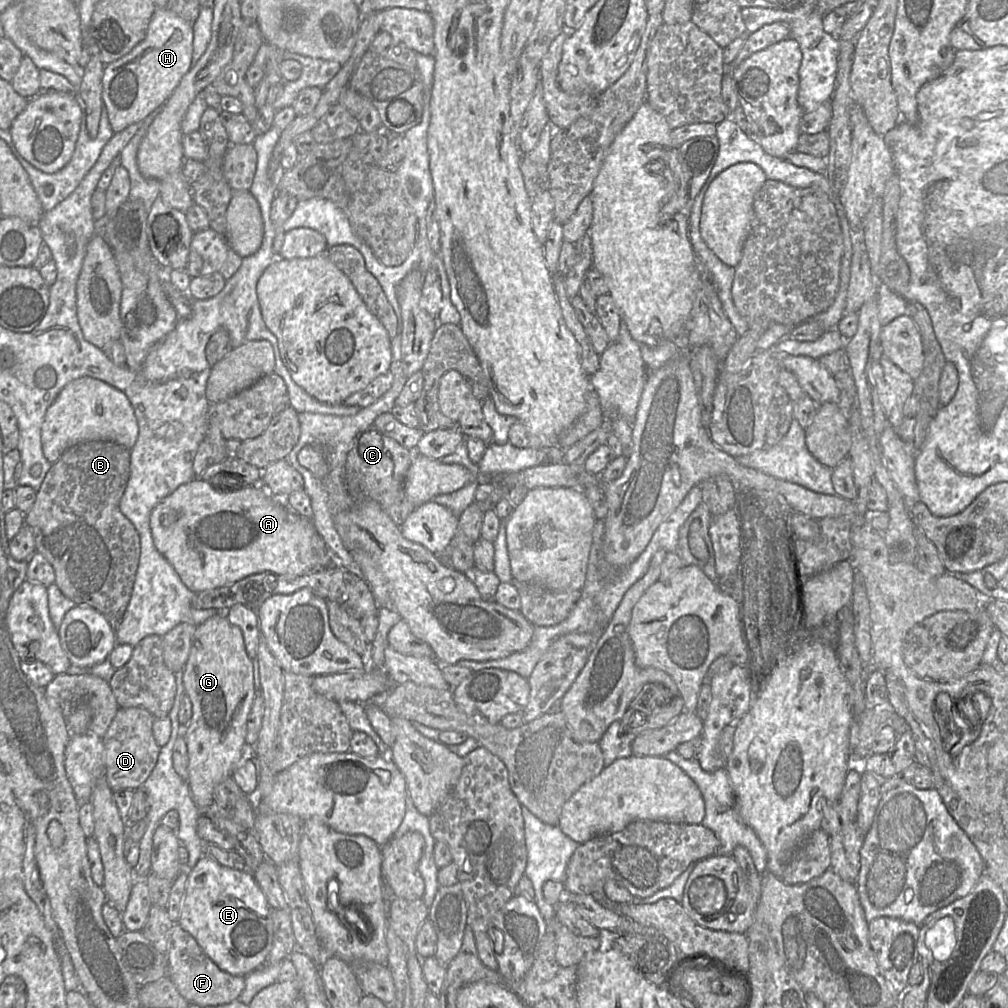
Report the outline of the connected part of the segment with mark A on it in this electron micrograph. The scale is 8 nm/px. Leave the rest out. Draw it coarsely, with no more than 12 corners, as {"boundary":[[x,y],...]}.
{"boundary":[[194,478],[155,506],[194,593],[337,564],[262,484]]}

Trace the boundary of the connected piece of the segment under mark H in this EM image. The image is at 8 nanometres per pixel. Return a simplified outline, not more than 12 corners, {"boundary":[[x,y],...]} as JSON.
{"boundary":[[157,8],[105,66],[114,133],[165,103],[192,67],[193,24]]}

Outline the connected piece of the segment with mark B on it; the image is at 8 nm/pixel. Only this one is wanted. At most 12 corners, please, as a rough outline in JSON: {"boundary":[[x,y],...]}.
{"boundary":[[67,449],[25,525],[76,605],[116,629],[140,538],[130,450]]}

